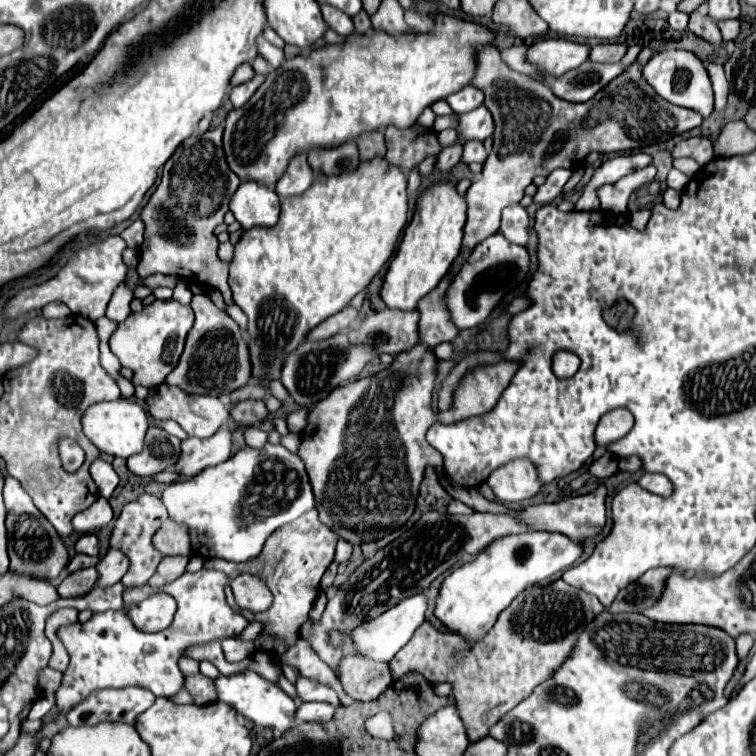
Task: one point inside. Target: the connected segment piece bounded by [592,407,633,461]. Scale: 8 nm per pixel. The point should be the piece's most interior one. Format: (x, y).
(613, 425)

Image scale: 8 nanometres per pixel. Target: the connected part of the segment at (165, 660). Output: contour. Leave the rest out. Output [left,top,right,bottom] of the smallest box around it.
[39,569,247,739]

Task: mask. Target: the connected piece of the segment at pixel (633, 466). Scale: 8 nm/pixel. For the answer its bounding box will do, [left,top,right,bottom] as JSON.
[618,456,642,472]

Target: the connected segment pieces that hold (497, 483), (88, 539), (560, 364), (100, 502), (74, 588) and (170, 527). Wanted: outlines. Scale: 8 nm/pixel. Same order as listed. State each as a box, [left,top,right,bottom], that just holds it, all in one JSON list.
[[487,457,541,503],[75,535,99,555],[553,351,579,377],[73,497,113,533],[57,567,97,597],[153,521,191,555]]

